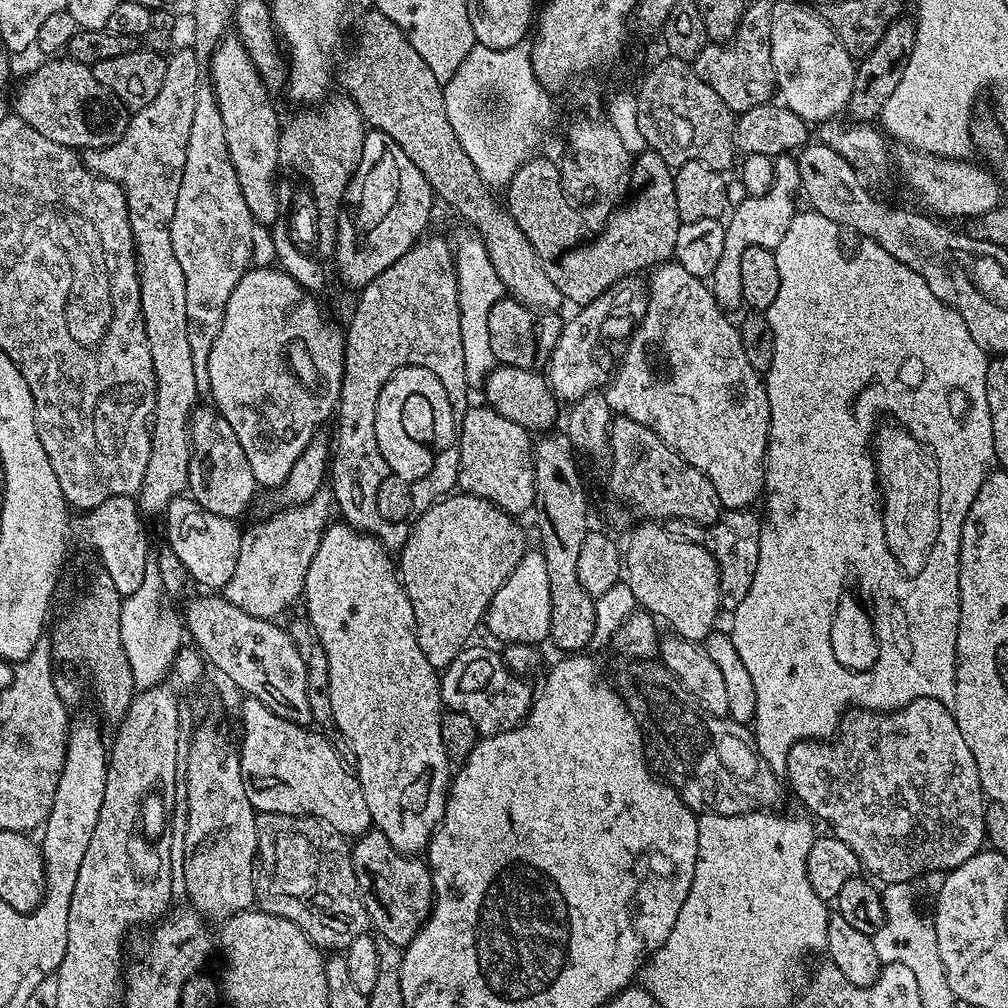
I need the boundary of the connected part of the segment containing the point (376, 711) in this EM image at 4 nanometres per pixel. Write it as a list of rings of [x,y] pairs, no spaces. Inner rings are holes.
[[[343,522],[329,523],[306,571],[302,603],[316,631],[315,639],[326,650],[328,708],[356,759],[356,779],[362,786],[375,831],[386,834],[390,846],[400,852],[420,854],[436,833],[448,801],[450,761],[442,746],[440,678],[437,669],[426,662],[422,646],[418,646],[414,606],[410,606],[410,598],[388,556],[373,536]]]

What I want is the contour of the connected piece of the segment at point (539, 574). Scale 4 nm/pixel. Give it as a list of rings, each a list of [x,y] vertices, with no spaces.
[[[540,550],[525,551],[524,557],[514,566],[510,578],[496,591],[488,603],[486,628],[498,639],[509,644],[530,644],[540,646],[549,639],[551,630],[550,585],[546,574],[546,562]]]

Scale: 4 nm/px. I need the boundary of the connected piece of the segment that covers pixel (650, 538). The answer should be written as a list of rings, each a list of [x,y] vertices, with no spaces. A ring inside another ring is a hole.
[[[640,522],[635,525],[628,548],[622,552],[622,580],[634,592],[637,605],[645,612],[651,612],[657,621],[669,624],[671,631],[682,639],[704,642],[716,624],[720,607],[720,566],[715,555],[711,556],[700,544],[692,540],[679,540],[667,532],[667,527],[656,522]]]

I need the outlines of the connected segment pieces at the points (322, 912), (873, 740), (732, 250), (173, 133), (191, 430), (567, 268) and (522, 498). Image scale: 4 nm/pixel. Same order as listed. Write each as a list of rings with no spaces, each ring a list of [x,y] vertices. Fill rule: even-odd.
[[[262,812],[257,815],[258,868],[262,879],[258,884],[258,904],[261,909],[275,916],[294,922],[321,950],[344,950],[364,931],[369,931],[366,906],[359,895],[358,882],[354,878],[352,850],[349,841],[330,822],[322,822],[313,816],[287,816]]]
[[[920,698],[905,705],[904,708],[888,713],[867,710],[849,711],[841,720],[838,735],[835,738],[829,739],[827,742],[823,740],[803,740],[793,746],[786,758],[784,772],[786,773],[787,787],[788,784],[792,787],[793,794],[813,812],[811,815],[817,821],[819,821],[818,819],[825,820],[832,827],[829,828],[831,835],[838,837],[842,842],[846,842],[846,846],[850,846],[850,850],[854,850],[854,854],[860,859],[861,869],[869,877],[875,878],[877,881],[882,880],[880,882],[885,885],[906,882],[932,871],[947,874],[953,868],[962,866],[962,862],[966,862],[974,853],[985,847],[984,809],[986,807],[986,797],[978,774],[978,762],[974,762],[974,754],[970,750],[970,746],[966,746],[964,735],[958,730],[958,724],[952,716],[951,709],[938,700]]]
[[[779,155],[773,159],[774,178],[773,185],[770,186],[766,194],[758,197],[743,197],[743,201],[736,209],[731,209],[726,220],[724,233],[726,242],[722,242],[722,258],[718,258],[718,266],[714,266],[710,277],[710,287],[716,303],[725,310],[740,308],[744,303],[742,298],[742,253],[750,246],[768,244],[773,238],[778,238],[786,234],[786,229],[790,227],[790,222],[798,215],[795,196],[798,196],[800,179],[796,169],[795,155]]]
[[[178,48],[167,57],[162,89],[149,106],[137,109],[131,115],[123,138],[106,148],[85,149],[82,154],[84,164],[93,175],[120,185],[128,207],[132,200],[168,200],[168,192],[178,192],[181,186],[202,64],[194,48]]]
[[[197,406],[188,421],[188,433],[192,443],[192,453],[188,463],[188,487],[192,499],[212,514],[236,520],[247,513],[258,491],[254,470],[246,462],[246,450],[238,442],[238,434],[230,430],[230,422],[216,411],[215,407]]]
[[[645,150],[635,157],[640,162],[640,183],[635,186],[636,197],[629,199],[624,216],[616,216],[616,224],[608,228],[608,236],[600,240],[600,244],[592,244],[592,248],[584,248],[584,252],[572,252],[572,256],[564,256],[564,264],[560,268],[552,268],[552,281],[558,286],[561,297],[572,306],[583,306],[594,302],[608,288],[612,288],[619,280],[627,276],[636,276],[640,271],[651,270],[674,257],[674,242],[678,242],[678,230],[682,223],[678,214],[678,204],[674,202],[674,172],[663,155],[659,152]]]
[[[487,406],[469,407],[460,423],[459,491],[489,500],[504,509],[509,516],[519,517],[519,512],[535,505],[533,445],[529,429],[523,428],[521,424],[510,422],[510,418],[502,418]]]

